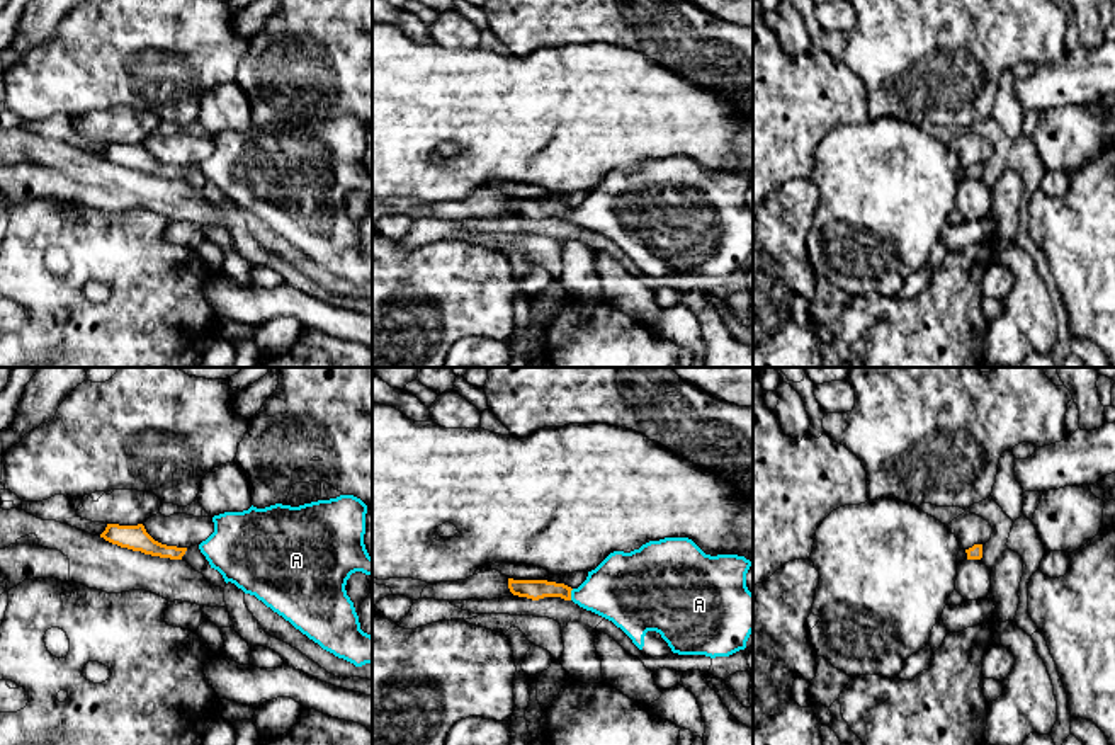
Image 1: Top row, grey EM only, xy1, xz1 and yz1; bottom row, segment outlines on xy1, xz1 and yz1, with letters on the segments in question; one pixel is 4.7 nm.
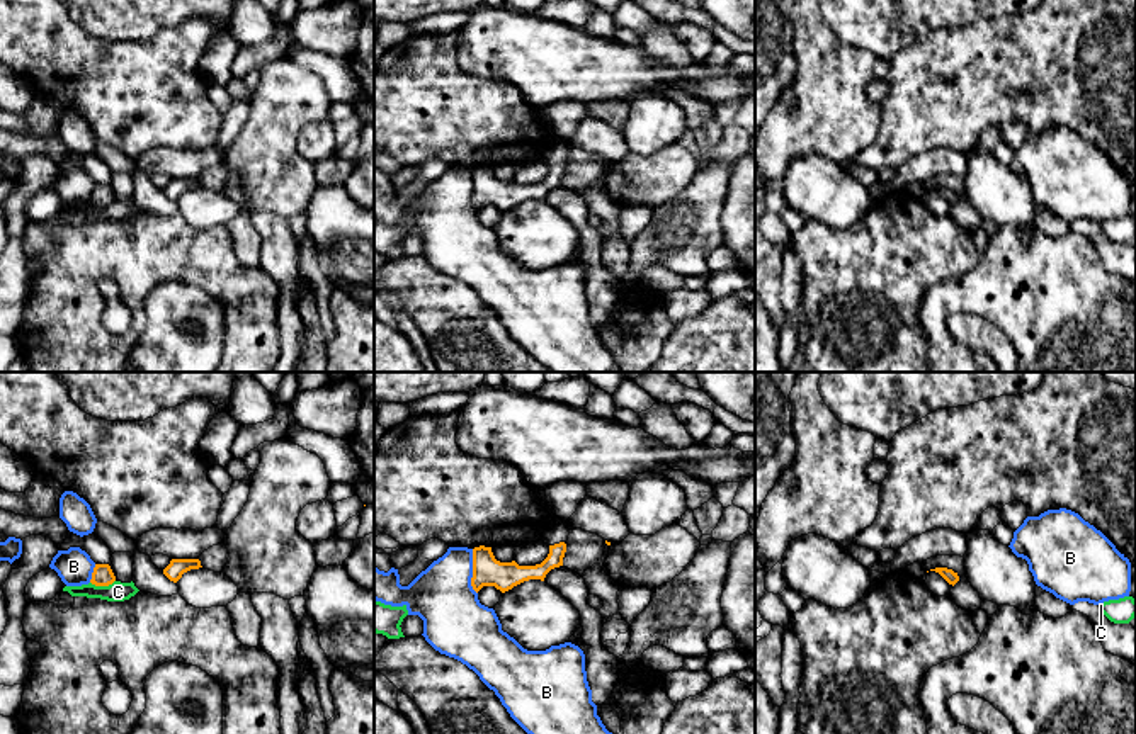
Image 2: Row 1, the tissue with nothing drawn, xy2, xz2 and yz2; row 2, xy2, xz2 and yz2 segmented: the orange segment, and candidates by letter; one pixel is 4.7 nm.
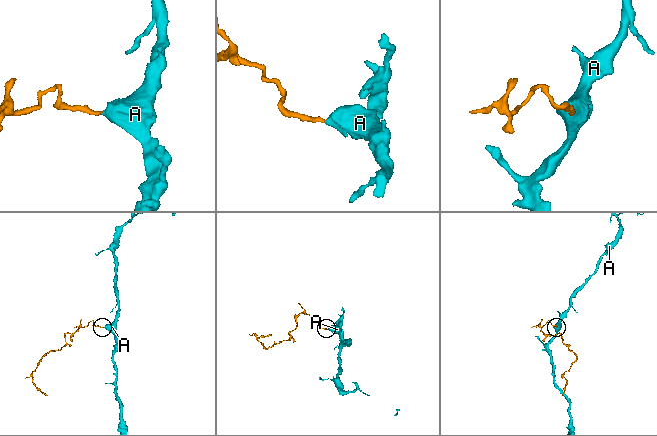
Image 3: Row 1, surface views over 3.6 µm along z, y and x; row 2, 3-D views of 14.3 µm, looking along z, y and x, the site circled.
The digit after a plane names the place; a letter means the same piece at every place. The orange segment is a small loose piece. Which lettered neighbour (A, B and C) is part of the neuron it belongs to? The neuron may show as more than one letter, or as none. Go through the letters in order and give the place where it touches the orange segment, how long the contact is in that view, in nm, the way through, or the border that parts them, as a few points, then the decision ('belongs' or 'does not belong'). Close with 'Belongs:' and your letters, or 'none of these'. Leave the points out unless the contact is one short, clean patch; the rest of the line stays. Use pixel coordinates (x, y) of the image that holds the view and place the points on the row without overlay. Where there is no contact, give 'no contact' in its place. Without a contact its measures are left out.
A: xz1 (570, 213) | 60 nm | across xz1 (532, 208), (560, 208), (570, 213), (599, 213), (622, 208) | belongs
B: xz2 (473, 191) | 220 nm | along xz2 (471, 169), (471, 208), (477, 213) | does not belong
C: xy2 (102, 204) | 120 nm | does not belong
Belongs: A

